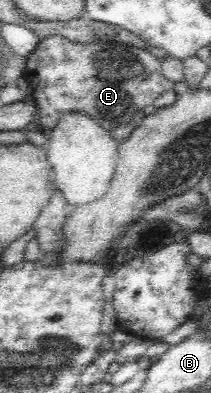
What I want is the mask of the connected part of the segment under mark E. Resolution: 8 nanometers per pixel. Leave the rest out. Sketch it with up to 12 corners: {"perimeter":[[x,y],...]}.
{"perimeter":[[52,36],[22,77],[46,133],[81,112],[124,144],[175,86],[121,41]]}

